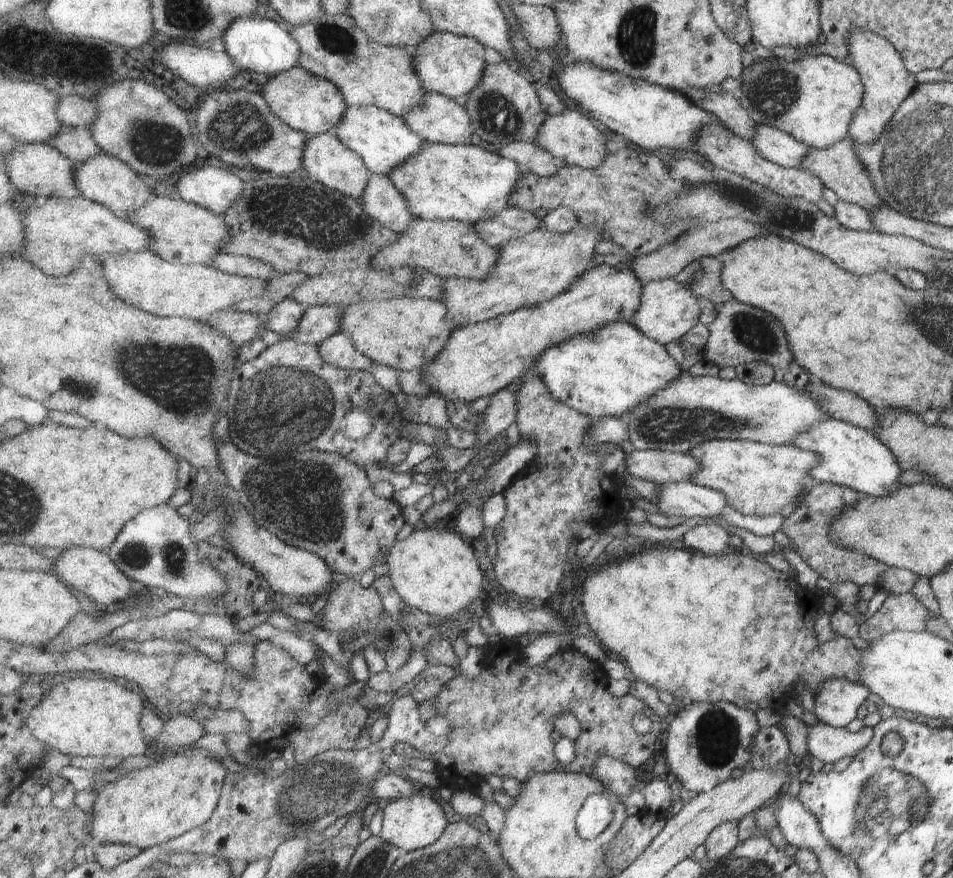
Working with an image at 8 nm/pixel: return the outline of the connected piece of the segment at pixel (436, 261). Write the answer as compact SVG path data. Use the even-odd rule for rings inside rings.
M415 217L415 220L411 220L409 232L401 233L399 242L377 252L377 256L373 258L373 266L380 270L412 267L447 280L487 280L500 260L500 248L492 248L481 238L474 225L457 220L441 221Z

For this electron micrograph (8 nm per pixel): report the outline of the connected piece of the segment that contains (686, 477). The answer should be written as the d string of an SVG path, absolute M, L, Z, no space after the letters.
M634 450L626 455L631 476L654 485L689 482L699 464L688 453Z

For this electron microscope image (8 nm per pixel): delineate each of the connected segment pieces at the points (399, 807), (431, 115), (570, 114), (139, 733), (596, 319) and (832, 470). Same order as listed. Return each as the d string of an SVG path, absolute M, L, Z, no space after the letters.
M426 792L389 801L384 808L384 822L380 836L389 844L409 853L429 847L440 840L449 824L443 808Z
M428 93L420 107L402 118L428 143L470 145L469 136L475 134L463 102L443 94Z
M565 110L561 114L549 115L535 143L569 165L580 168L599 168L603 166L609 154L606 146L607 134L597 130L593 122L579 110Z
M69 678L67 682L61 682L54 686L49 694L41 700L41 703L34 709L28 720L28 728L36 734L51 750L59 751L70 757L94 756L106 759L109 756L119 757L125 760L131 756L139 757L148 755L152 749L152 743L144 734L141 726L143 712L147 708L147 700L143 700L136 692L132 692L122 681L114 678Z
M621 262L619 266L597 266L591 268L587 274L581 276L573 288L557 296L555 300L549 300L545 304L537 304L533 308L521 308L509 315L502 315L494 320L481 323L469 324L468 326L457 326L449 338L448 347L425 368L423 380L429 386L431 392L443 394L443 398L449 402L475 402L479 398L494 396L497 392L504 390L516 380L521 380L524 373L536 370L537 360L543 356L549 348L563 344L565 340L573 340L575 336L595 334L607 324L613 322L630 322L640 311L641 294L643 294L643 280L633 268L629 268L628 262Z
M829 417L817 422L817 426L810 427L808 431L793 436L792 446L814 453L819 458L819 464L809 470L809 477L817 483L843 486L861 496L873 498L887 496L900 485L898 478L901 468L897 466L893 454L873 434L851 424Z

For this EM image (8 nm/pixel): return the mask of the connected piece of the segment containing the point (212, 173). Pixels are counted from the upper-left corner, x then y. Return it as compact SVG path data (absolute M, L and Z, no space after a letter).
M193 166L188 173L181 173L177 178L173 186L175 198L223 215L243 198L245 192L243 180L225 168Z

